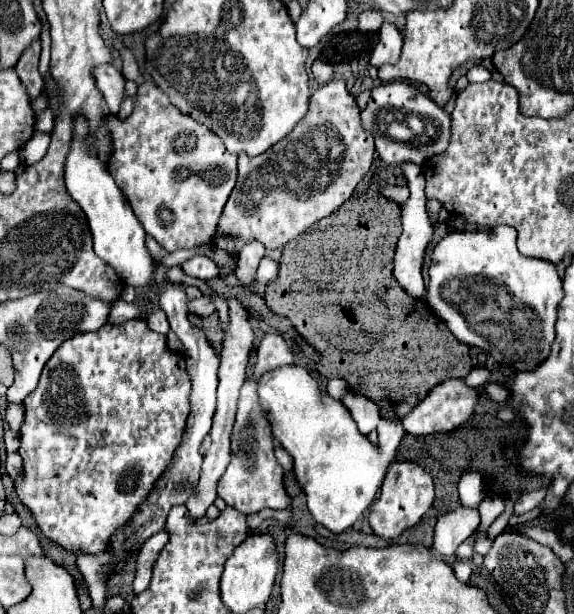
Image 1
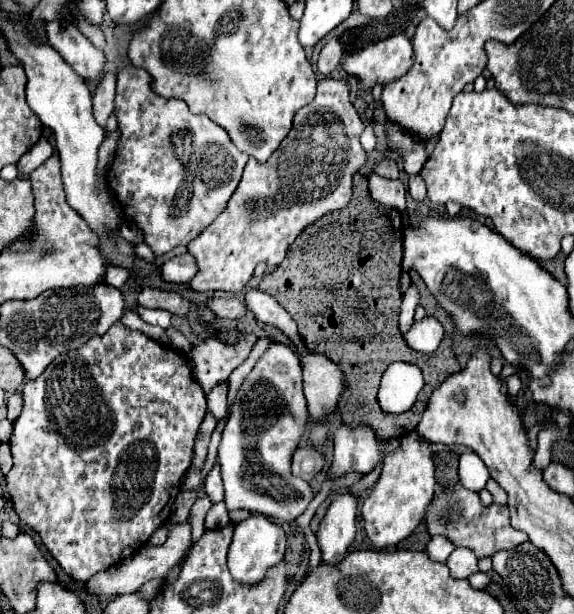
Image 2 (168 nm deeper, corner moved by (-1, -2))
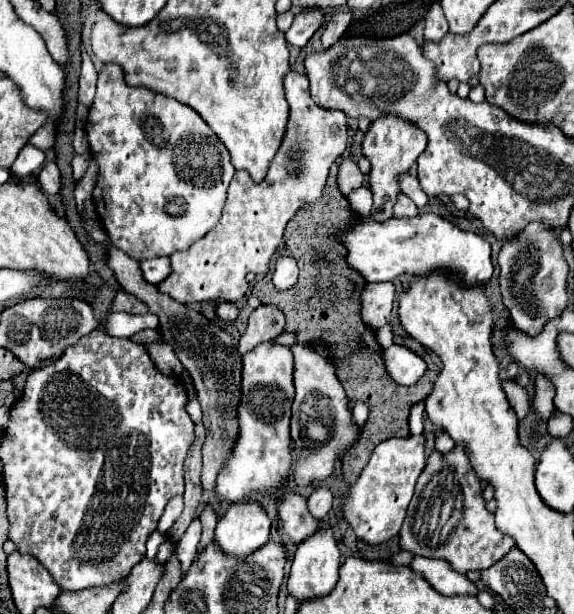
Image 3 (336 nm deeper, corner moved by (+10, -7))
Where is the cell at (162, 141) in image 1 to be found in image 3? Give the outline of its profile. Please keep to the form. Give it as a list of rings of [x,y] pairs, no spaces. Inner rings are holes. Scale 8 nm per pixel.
[[[108,63],[98,73],[98,87],[90,107],[86,133],[98,163],[98,181],[94,187],[96,213],[114,247],[136,261],[168,257],[174,251],[188,249],[216,227],[226,205],[234,167],[228,149],[194,109],[172,97],[126,85],[124,71],[118,65]]]

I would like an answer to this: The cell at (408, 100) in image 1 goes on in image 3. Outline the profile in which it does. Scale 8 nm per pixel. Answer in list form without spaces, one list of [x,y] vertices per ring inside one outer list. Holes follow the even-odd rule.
[[[402,173],[402,175],[398,177],[398,183],[400,183],[402,193],[406,193],[418,207],[424,207],[424,205],[428,203],[428,197],[426,197],[424,191],[420,189],[418,179],[416,179],[414,175],[410,175],[410,173]]]

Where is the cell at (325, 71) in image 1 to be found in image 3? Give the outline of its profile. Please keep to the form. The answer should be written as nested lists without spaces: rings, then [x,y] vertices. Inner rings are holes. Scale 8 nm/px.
[[[346,11],[336,13],[332,21],[326,25],[326,31],[322,33],[322,49],[330,49],[342,37],[350,21],[352,21],[352,13],[346,13]]]

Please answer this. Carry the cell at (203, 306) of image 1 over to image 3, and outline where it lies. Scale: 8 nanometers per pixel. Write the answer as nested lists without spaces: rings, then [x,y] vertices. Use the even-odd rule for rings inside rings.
[[[218,303],[216,315],[222,321],[234,321],[238,317],[238,307],[234,303]]]

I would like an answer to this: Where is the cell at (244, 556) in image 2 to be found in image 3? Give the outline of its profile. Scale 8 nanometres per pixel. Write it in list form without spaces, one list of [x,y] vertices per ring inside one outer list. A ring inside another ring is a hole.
[[[258,503],[230,505],[216,525],[214,539],[234,559],[246,559],[268,543],[270,519]]]

